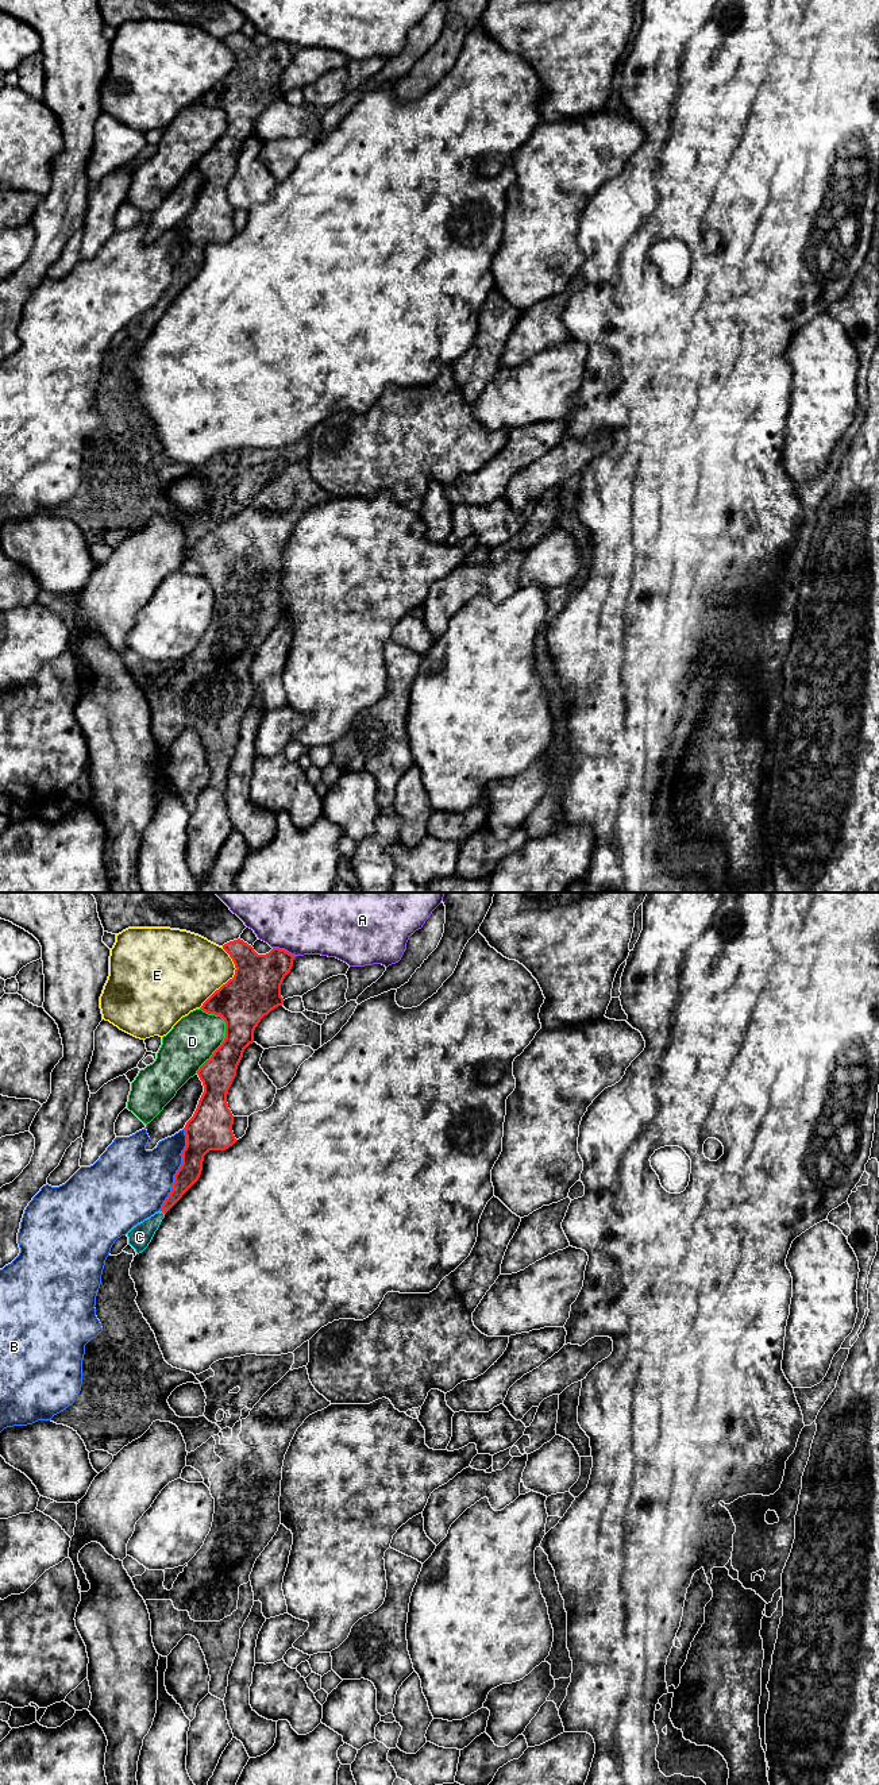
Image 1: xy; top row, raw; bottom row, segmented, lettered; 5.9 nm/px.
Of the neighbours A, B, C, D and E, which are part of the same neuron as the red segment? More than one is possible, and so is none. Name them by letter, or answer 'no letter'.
C

